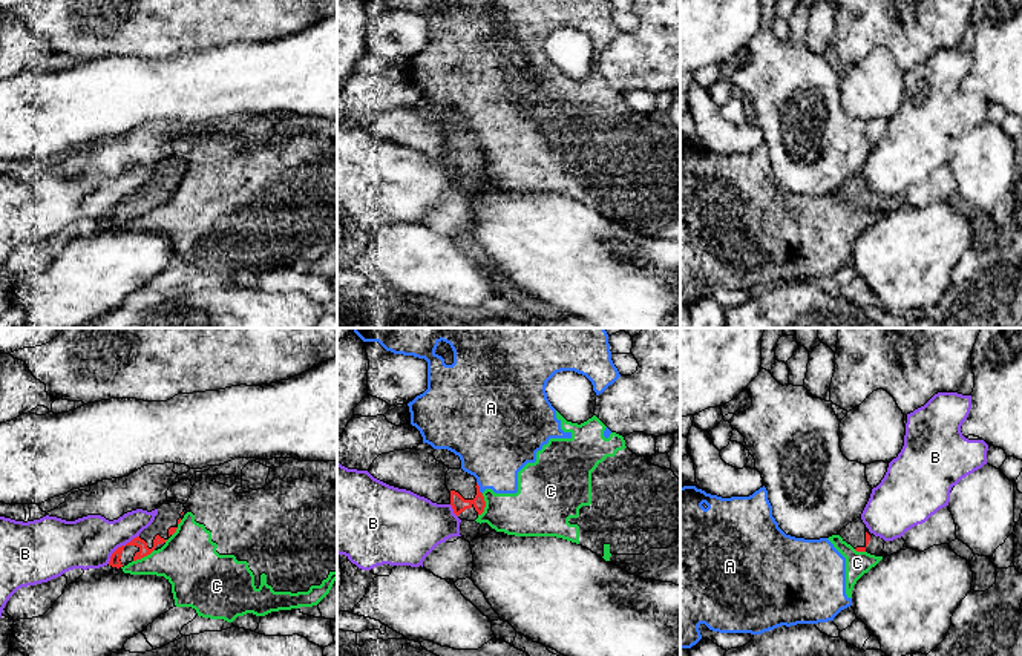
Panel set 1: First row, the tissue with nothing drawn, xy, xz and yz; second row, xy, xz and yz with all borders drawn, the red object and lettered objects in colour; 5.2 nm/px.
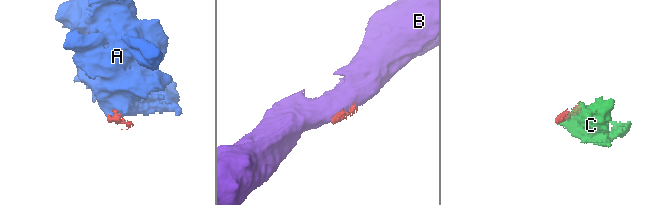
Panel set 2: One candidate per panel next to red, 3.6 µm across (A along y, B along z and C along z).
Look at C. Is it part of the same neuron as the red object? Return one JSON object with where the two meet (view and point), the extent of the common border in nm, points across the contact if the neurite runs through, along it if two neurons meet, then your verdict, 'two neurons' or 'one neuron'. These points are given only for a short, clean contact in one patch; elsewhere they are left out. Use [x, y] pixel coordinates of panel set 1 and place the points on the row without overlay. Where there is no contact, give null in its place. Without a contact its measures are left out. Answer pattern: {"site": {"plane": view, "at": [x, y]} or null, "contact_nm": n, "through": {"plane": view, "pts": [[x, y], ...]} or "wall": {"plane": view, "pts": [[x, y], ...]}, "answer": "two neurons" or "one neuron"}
{"site": {"plane": "xz", "at": [484, 161]}, "contact_nm": 120, "wall": {"plane": "xz", "pts": [[483, 150], [484, 166], [478, 172]]}, "answer": "two neurons"}

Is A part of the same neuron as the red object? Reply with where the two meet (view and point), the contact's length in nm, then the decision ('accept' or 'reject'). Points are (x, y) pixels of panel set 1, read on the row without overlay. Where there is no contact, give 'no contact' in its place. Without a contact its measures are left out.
xz (478, 144) | 80 nm | reject

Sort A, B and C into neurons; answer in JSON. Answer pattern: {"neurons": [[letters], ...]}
{"neurons": [["A", "C"], ["B"]]}

